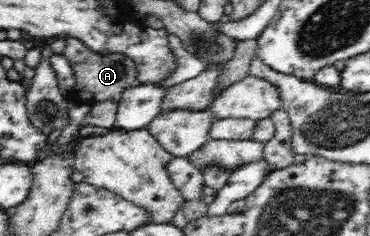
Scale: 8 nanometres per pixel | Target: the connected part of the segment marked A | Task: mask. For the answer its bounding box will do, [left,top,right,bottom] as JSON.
[62,37,141,102]

